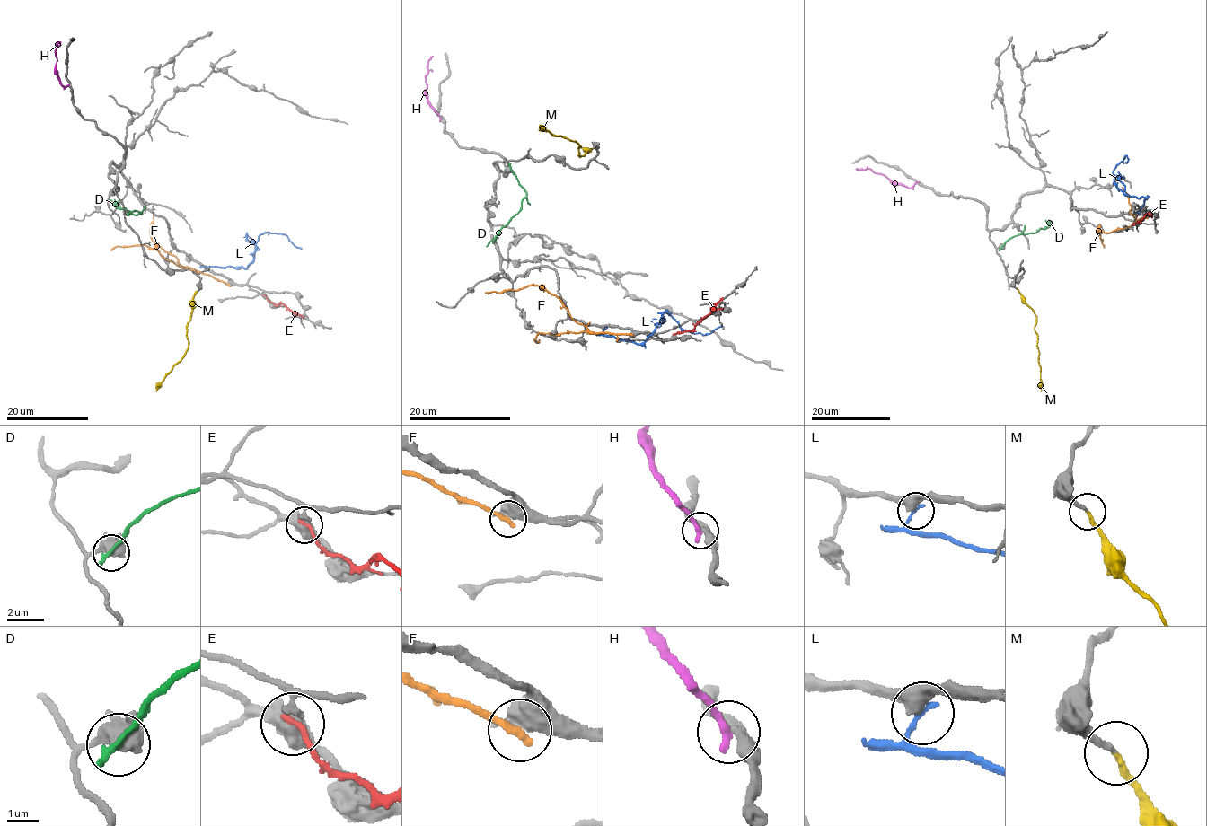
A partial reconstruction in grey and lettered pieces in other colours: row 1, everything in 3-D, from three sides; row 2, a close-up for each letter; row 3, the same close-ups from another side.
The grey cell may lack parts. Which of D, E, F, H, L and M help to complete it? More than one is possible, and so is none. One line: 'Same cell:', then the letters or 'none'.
Same cell: M

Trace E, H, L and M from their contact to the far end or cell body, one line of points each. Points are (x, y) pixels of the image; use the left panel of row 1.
E: (264, 295), (268, 300), (277, 304), (279, 302), (303, 316)
H: (69, 85), (63, 85), (57, 76), (57, 43), (60, 42)
L: (207, 267), (246, 268), (253, 259), (259, 235), (268, 232), (285, 234), (295, 245), (302, 248)
M: (196, 291), (192, 314), (187, 324), (188, 349), (156, 391)

